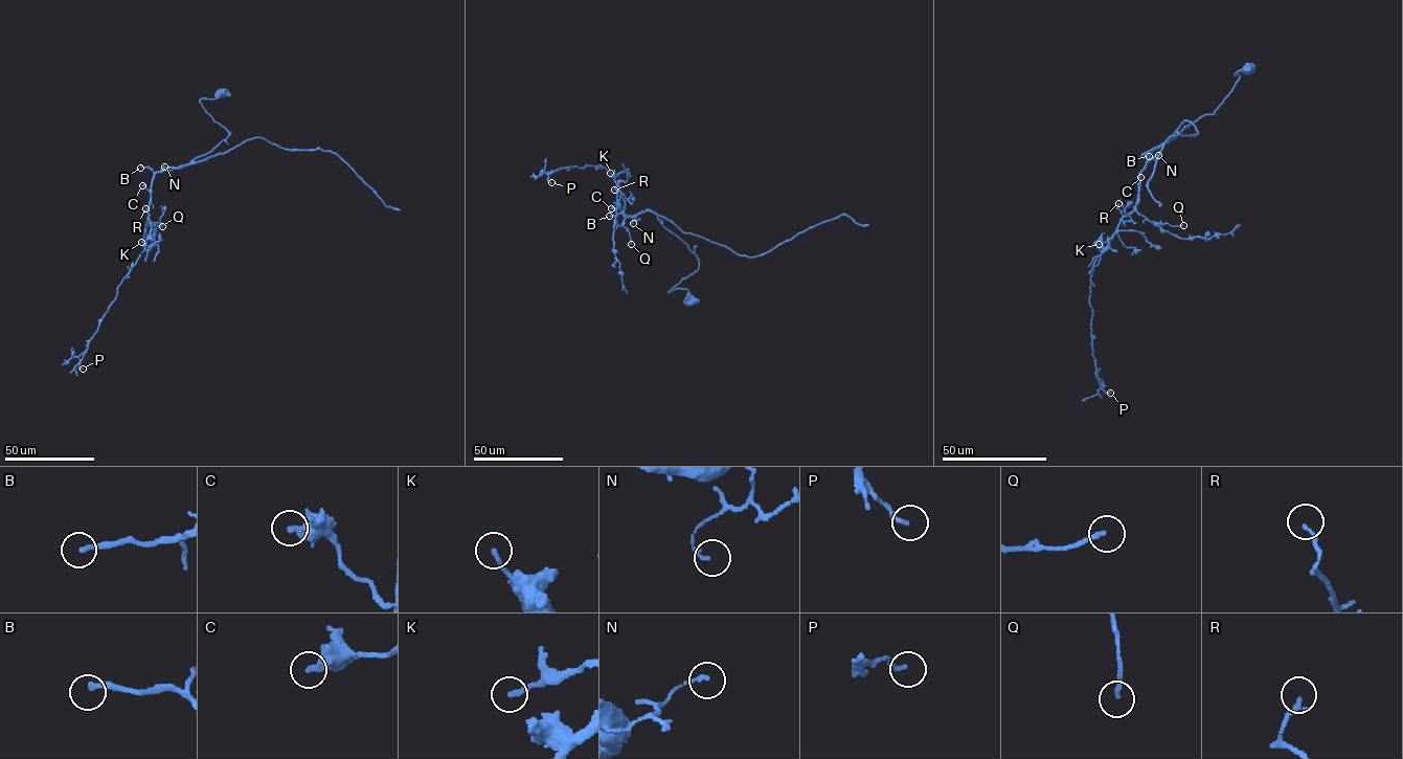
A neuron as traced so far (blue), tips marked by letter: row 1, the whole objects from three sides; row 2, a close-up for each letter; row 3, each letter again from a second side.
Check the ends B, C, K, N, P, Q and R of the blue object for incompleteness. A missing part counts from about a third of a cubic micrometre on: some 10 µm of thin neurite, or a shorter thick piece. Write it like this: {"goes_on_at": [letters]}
{"goes_on_at": ["B"]}

